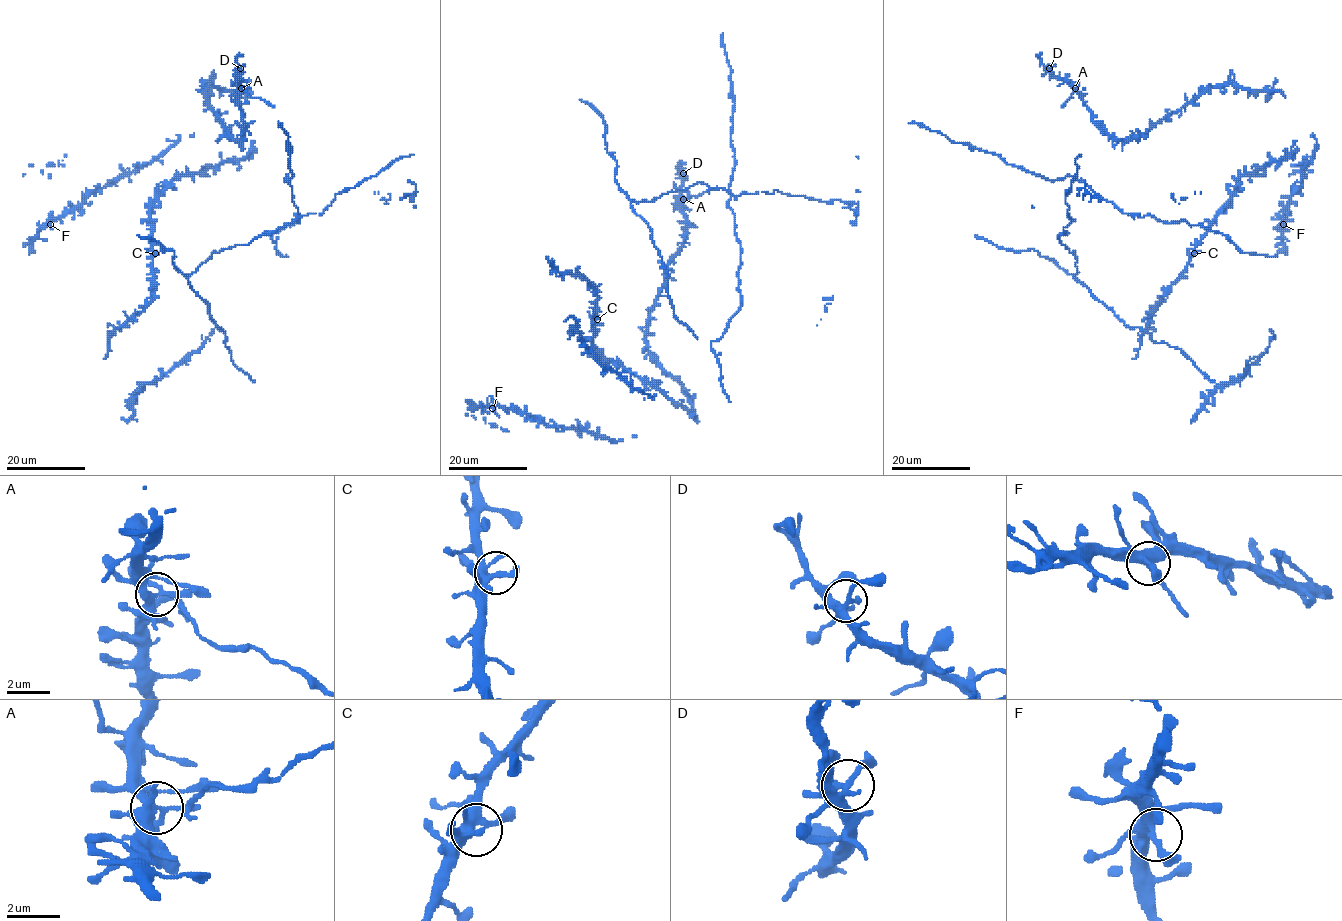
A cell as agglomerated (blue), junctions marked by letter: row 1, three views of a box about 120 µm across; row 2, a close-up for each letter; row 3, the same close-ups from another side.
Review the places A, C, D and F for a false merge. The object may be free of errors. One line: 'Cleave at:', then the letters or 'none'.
Cleave at: A

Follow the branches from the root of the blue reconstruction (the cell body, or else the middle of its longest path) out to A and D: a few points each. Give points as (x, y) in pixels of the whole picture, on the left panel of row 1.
A: (243, 145), (240, 88)
D: (243, 145), (243, 110), (239, 105), (238, 86), (240, 68)

